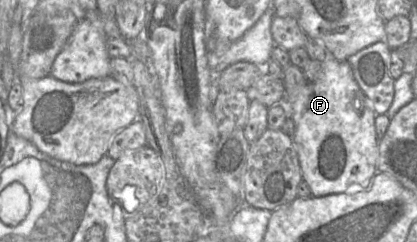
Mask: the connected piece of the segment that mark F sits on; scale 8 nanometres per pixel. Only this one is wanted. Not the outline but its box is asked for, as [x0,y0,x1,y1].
[285,50,378,196]

